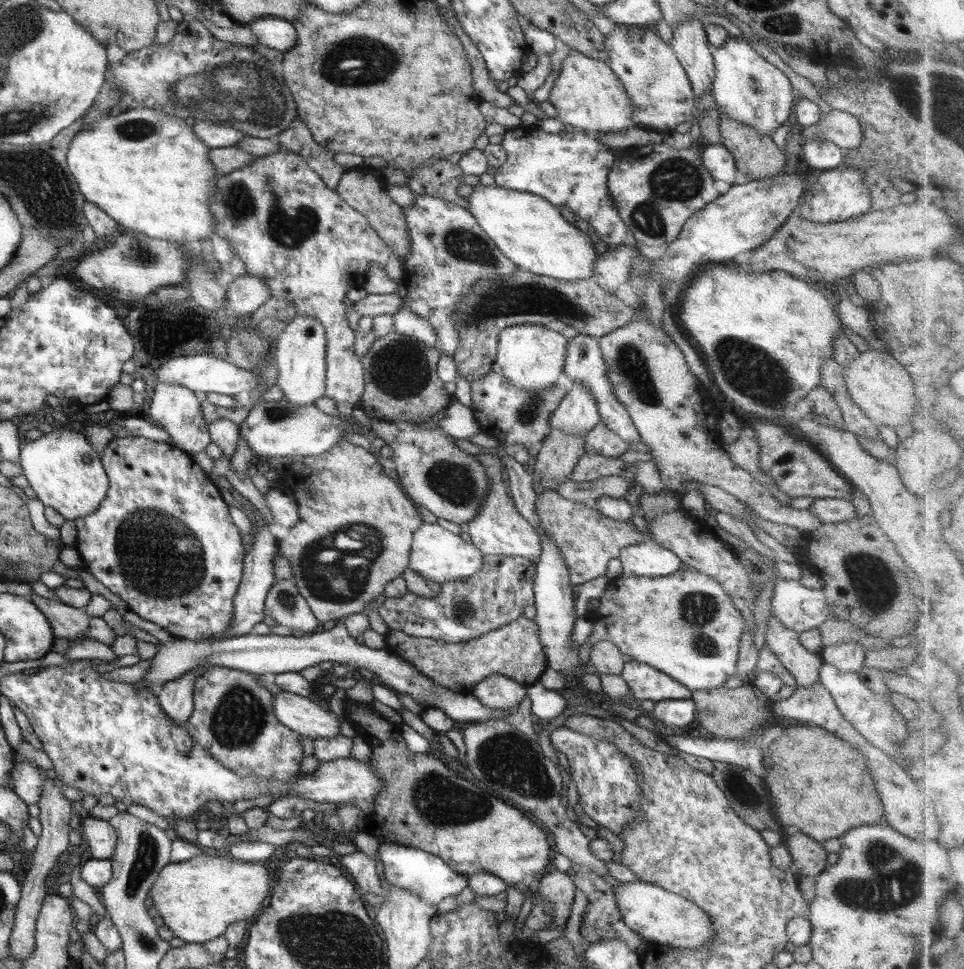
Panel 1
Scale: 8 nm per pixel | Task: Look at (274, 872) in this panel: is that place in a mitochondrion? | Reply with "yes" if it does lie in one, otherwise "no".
no

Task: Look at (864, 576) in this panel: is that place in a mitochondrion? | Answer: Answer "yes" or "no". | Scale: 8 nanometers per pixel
yes

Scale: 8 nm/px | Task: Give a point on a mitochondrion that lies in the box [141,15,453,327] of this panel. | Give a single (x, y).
(232, 88)

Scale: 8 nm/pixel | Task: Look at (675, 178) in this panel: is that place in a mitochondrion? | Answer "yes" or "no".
yes

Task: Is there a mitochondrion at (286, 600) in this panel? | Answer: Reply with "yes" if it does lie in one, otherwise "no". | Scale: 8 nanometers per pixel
yes

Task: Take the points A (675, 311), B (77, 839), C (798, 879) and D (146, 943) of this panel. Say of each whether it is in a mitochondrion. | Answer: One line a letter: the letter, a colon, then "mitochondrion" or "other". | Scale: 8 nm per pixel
A: other
B: other
C: other
D: mitochondrion

